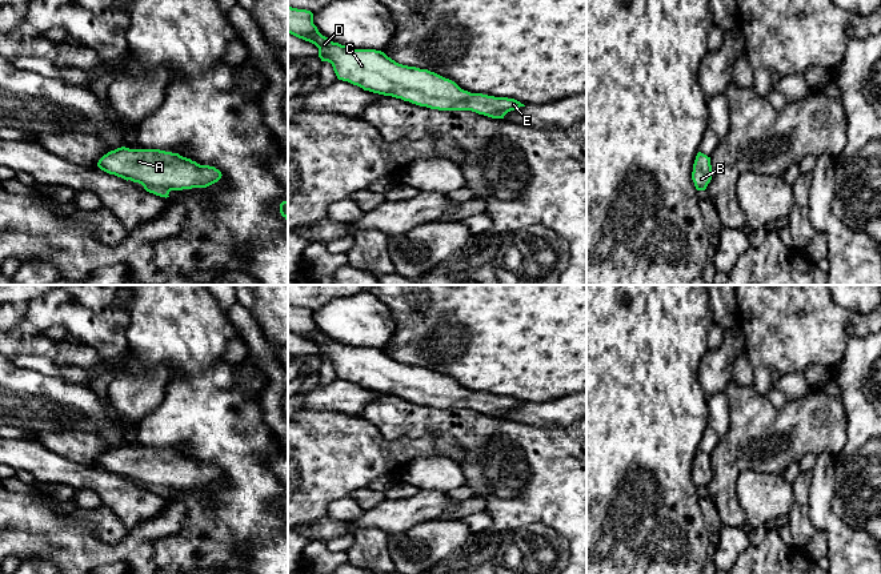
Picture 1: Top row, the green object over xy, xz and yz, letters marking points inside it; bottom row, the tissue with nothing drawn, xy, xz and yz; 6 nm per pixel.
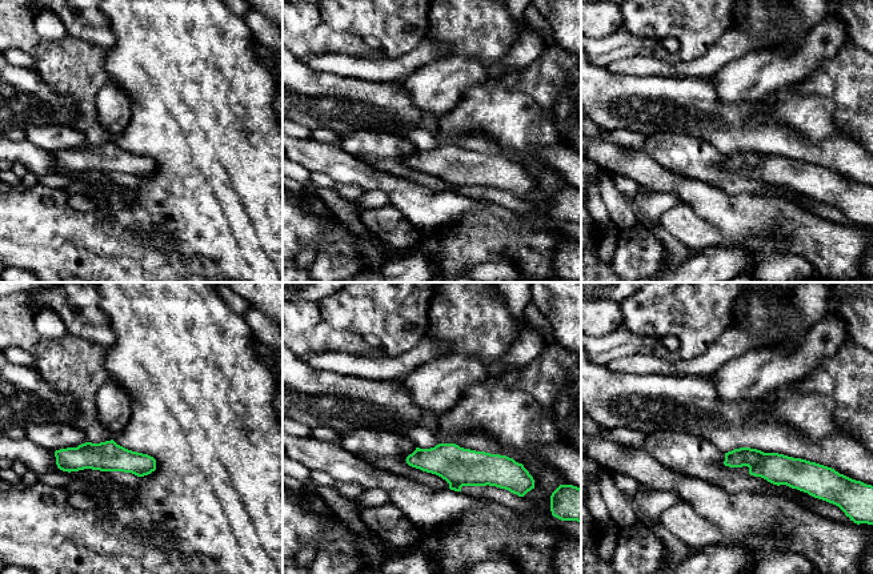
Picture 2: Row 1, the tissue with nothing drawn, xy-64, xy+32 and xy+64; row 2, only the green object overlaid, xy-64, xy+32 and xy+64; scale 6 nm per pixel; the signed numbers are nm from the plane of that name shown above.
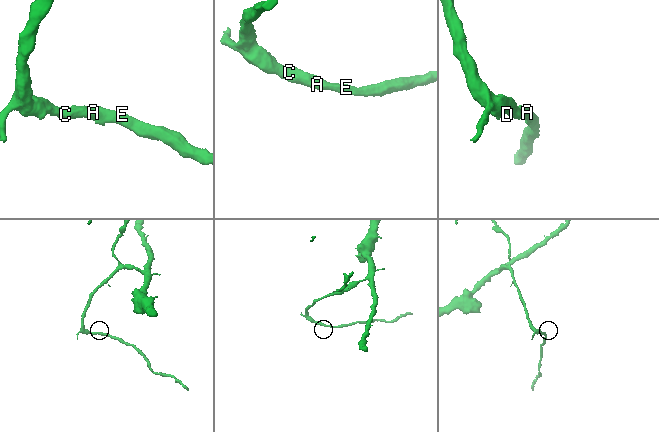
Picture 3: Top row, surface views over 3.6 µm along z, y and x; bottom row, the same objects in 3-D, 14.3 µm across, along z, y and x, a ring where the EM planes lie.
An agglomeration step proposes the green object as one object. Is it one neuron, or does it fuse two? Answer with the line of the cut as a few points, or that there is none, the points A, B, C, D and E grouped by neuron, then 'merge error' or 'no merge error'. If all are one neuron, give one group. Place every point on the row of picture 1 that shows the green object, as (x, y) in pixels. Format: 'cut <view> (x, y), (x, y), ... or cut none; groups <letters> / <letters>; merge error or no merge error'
cut none; groups A B C D E; no merge error

